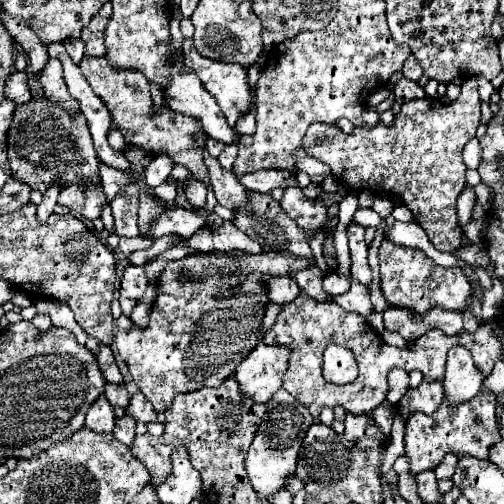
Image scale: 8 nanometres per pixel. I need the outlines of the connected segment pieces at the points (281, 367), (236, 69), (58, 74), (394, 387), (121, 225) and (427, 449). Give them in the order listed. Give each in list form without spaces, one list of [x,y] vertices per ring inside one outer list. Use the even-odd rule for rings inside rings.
[[[260,344],[236,368],[234,378],[240,384],[240,396],[264,404],[282,386],[288,364],[288,348]]]
[[[184,40],[184,62],[198,74],[204,88],[214,96],[228,124],[234,128],[240,114],[252,106],[252,94],[246,80],[246,68],[240,64],[222,64],[196,54],[192,40]]]
[[[50,58],[50,60],[46,62],[46,66],[40,70],[38,82],[40,82],[40,86],[44,88],[46,98],[48,98],[56,108],[66,110],[70,116],[80,114],[80,102],[74,100],[74,98],[68,94],[68,86],[66,86],[64,76],[62,76],[62,64],[60,64],[60,60]]]
[[[392,370],[392,376],[388,376],[388,378],[390,378],[390,382],[388,382],[389,389],[386,400],[395,406],[408,390],[408,374],[400,372],[400,370]]]
[[[136,184],[124,186],[110,202],[114,228],[118,236],[138,236],[138,188]]]
[[[488,392],[476,394],[472,400],[458,404],[456,408],[448,408],[442,404],[432,416],[424,416],[420,412],[412,414],[406,422],[404,436],[405,456],[410,462],[410,472],[418,474],[424,470],[434,470],[446,452],[454,452],[458,456],[470,454],[486,460],[488,448],[502,440],[496,424],[496,396],[488,396]]]

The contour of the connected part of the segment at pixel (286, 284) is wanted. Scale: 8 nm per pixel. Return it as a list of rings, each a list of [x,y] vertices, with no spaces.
[[[272,276],[268,288],[270,288],[270,300],[274,304],[290,304],[296,300],[296,296],[302,292],[300,286],[290,276]]]

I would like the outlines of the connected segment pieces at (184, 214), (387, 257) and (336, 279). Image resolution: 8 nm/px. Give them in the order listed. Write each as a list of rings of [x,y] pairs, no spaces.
[[[174,206],[170,208],[164,216],[160,216],[160,220],[156,224],[152,224],[152,236],[154,240],[164,236],[164,234],[178,234],[178,236],[192,236],[196,230],[200,230],[202,226],[206,226],[208,216],[196,216],[194,212]]]
[[[388,240],[380,244],[380,278],[382,278],[382,294],[390,306],[412,308],[420,314],[432,308],[464,310],[466,300],[470,296],[468,278],[462,272],[462,268],[438,266],[422,250],[398,246]]]
[[[332,272],[332,274],[328,274],[328,276],[324,278],[324,288],[326,288],[332,296],[340,296],[340,294],[348,292],[348,288],[350,288],[350,278]]]

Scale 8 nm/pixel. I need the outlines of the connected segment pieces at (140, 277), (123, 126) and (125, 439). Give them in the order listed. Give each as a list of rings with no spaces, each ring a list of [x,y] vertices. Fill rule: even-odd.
[[[126,266],[124,276],[122,276],[122,286],[120,286],[120,296],[130,298],[130,300],[140,300],[142,294],[146,292],[146,274],[140,266]]]
[[[84,56],[80,62],[82,74],[90,82],[92,90],[98,92],[98,96],[104,100],[108,110],[112,112],[112,120],[116,128],[122,132],[124,140],[148,150],[152,156],[168,156],[172,162],[178,166],[186,166],[192,170],[194,178],[200,180],[208,188],[208,196],[204,210],[212,212],[218,204],[214,192],[212,192],[212,182],[210,182],[210,172],[204,164],[204,152],[206,152],[206,132],[200,128],[200,120],[174,112],[168,106],[160,106],[160,110],[154,108],[150,88],[148,88],[148,78],[144,78],[142,72],[136,72],[132,68],[116,68],[108,62],[106,56]]]
[[[124,414],[122,418],[116,418],[116,428],[114,428],[114,436],[116,440],[120,440],[122,444],[132,444],[136,432],[134,432],[134,426],[136,426],[136,420],[128,414]]]

